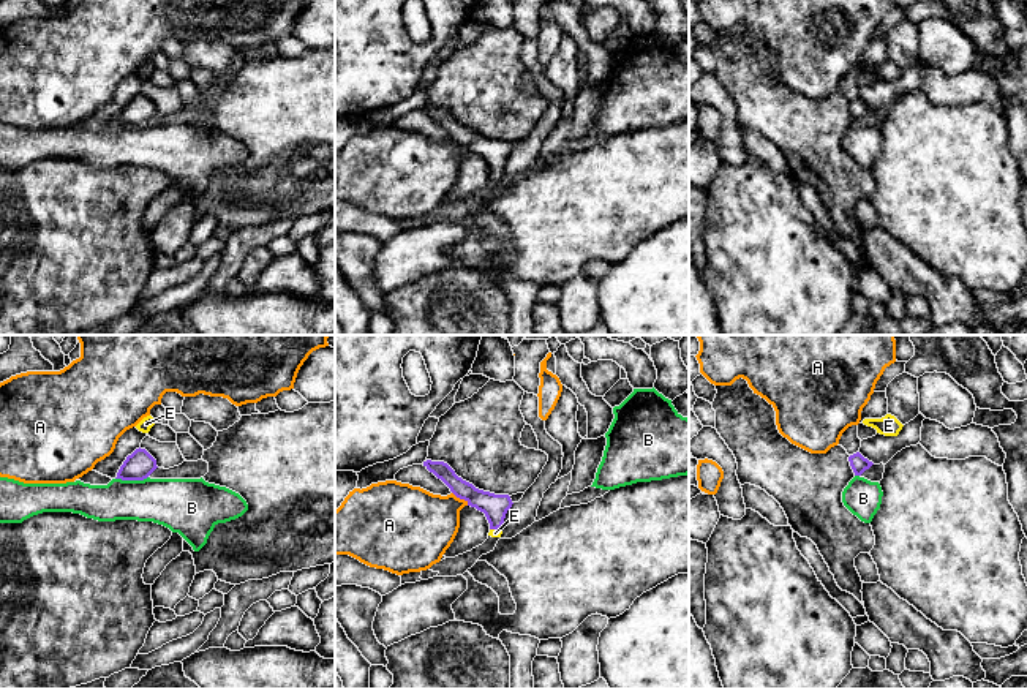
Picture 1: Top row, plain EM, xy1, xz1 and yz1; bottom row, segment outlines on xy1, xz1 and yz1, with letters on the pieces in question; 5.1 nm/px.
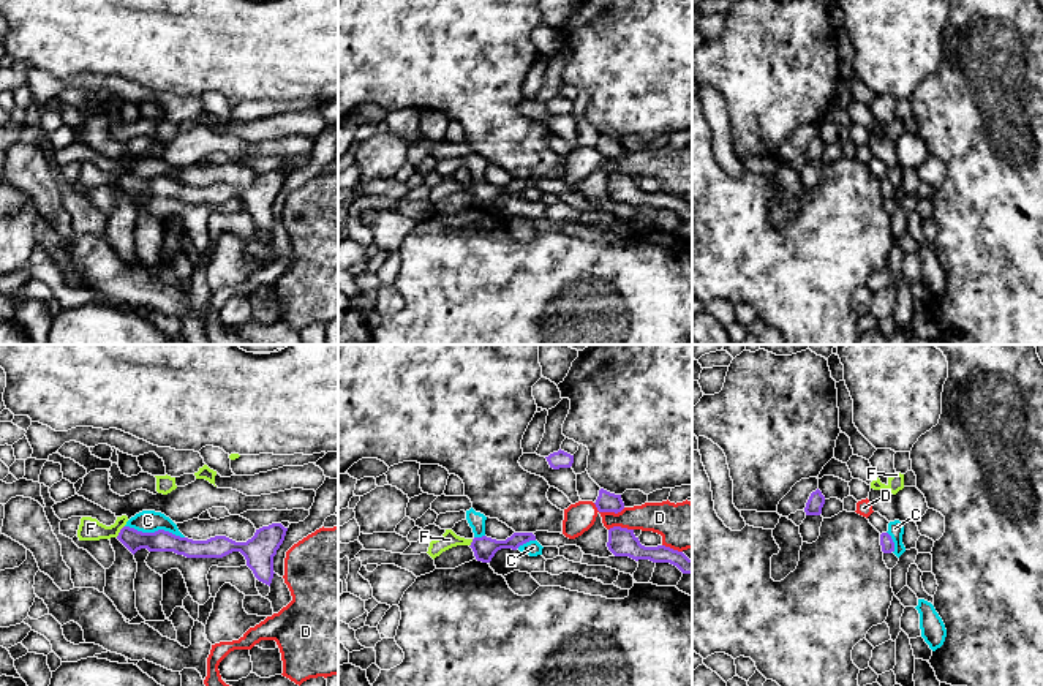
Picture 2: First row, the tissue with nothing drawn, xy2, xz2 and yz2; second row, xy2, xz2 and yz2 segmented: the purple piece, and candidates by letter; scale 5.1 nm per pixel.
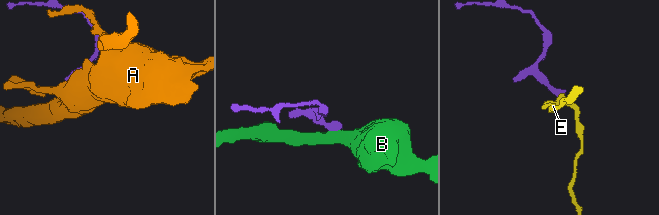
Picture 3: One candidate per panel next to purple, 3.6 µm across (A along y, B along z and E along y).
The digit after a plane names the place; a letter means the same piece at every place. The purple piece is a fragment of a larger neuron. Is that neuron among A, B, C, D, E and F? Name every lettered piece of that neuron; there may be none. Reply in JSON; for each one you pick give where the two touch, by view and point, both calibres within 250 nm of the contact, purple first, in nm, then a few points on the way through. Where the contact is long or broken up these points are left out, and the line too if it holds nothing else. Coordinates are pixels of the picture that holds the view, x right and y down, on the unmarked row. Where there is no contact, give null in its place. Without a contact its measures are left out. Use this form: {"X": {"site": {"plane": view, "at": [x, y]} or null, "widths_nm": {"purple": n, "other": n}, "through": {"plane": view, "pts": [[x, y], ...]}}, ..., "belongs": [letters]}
{"E": {"site": {"plane": "xz1", "at": [495, 174]}, "widths_nm": {"purple": 130, "other": 50}, "through": {"plane": "xz1", "pts": [[495, 154], [495, 174], [495, 179]]}}, "belongs": ["E"]}

